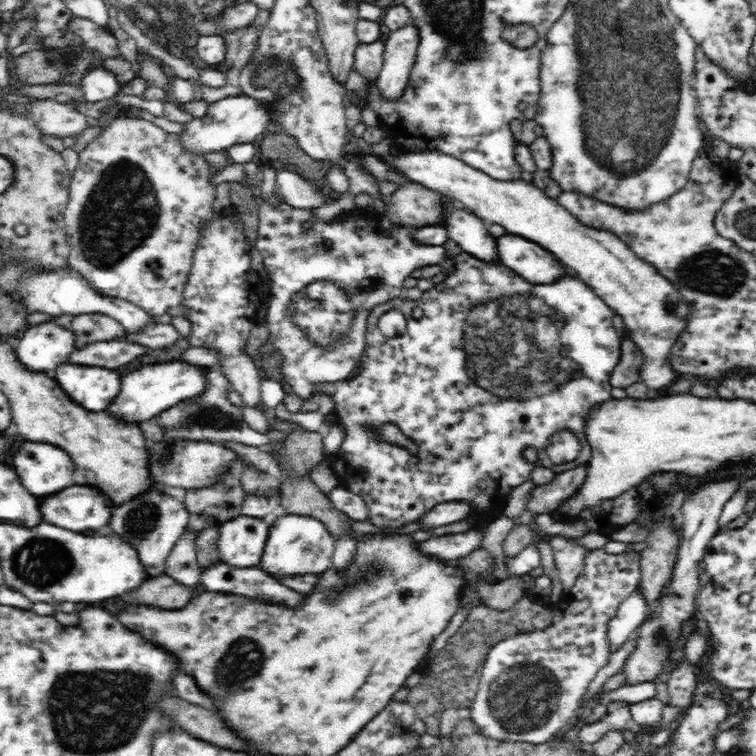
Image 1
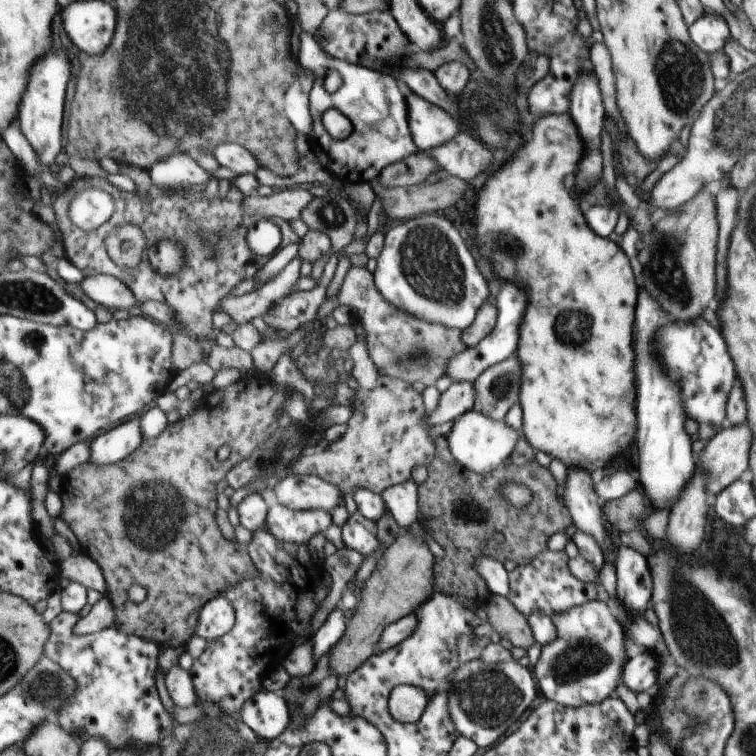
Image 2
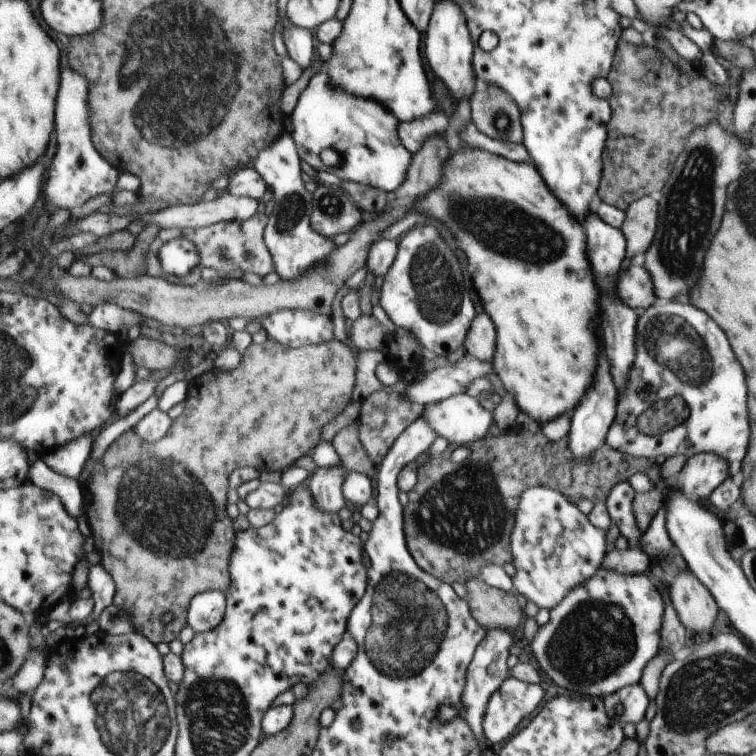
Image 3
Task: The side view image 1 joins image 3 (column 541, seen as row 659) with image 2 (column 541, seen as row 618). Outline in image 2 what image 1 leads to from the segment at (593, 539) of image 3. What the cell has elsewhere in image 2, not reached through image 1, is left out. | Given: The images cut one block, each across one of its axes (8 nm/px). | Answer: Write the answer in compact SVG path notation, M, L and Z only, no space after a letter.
M546 550L540 556L534 558L529 565L518 565L509 574L510 592L508 598L523 615L527 616L542 611L550 618L554 613L561 613L576 605L584 605L585 602L595 601L601 598L601 588L598 583L582 582L569 569L569 554L565 550Z

